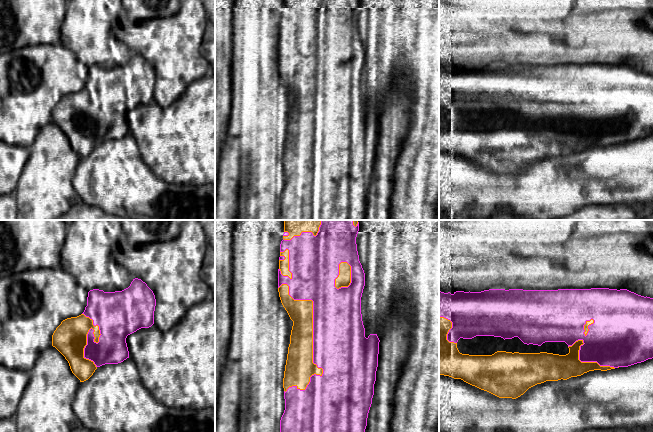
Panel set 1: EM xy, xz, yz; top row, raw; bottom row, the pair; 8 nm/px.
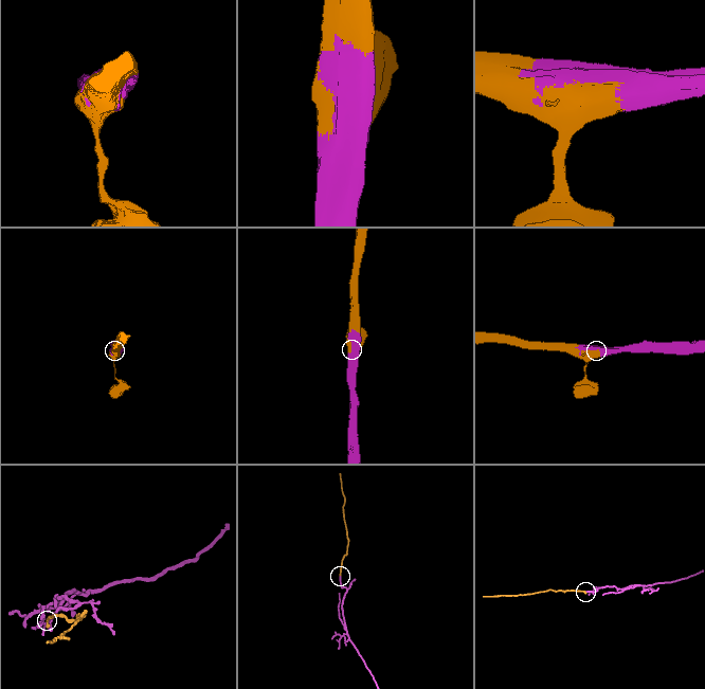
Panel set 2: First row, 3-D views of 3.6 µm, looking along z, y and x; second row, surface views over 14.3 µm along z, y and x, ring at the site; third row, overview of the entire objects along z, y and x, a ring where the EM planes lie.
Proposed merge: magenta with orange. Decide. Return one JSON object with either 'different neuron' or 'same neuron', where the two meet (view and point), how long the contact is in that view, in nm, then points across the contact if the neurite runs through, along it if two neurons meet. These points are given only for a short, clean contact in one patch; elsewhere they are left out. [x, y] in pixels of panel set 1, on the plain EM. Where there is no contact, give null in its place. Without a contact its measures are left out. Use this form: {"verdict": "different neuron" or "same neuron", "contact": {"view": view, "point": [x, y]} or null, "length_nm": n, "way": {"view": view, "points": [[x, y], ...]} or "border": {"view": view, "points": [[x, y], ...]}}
{"verdict": "same neuron", "contact": {"view": "xz", "point": [313, 108]}, "length_nm": 900}

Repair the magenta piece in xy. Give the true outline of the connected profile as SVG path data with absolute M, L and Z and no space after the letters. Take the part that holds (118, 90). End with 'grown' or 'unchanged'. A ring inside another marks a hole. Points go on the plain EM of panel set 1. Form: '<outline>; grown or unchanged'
M138 54L133 55L130 62L122 67L90 66L84 88L61 98L52 111L52 122L68 137L72 149L80 158L84 158L98 143L118 140L129 134L126 114L154 100L155 82L153 67Z; grown

